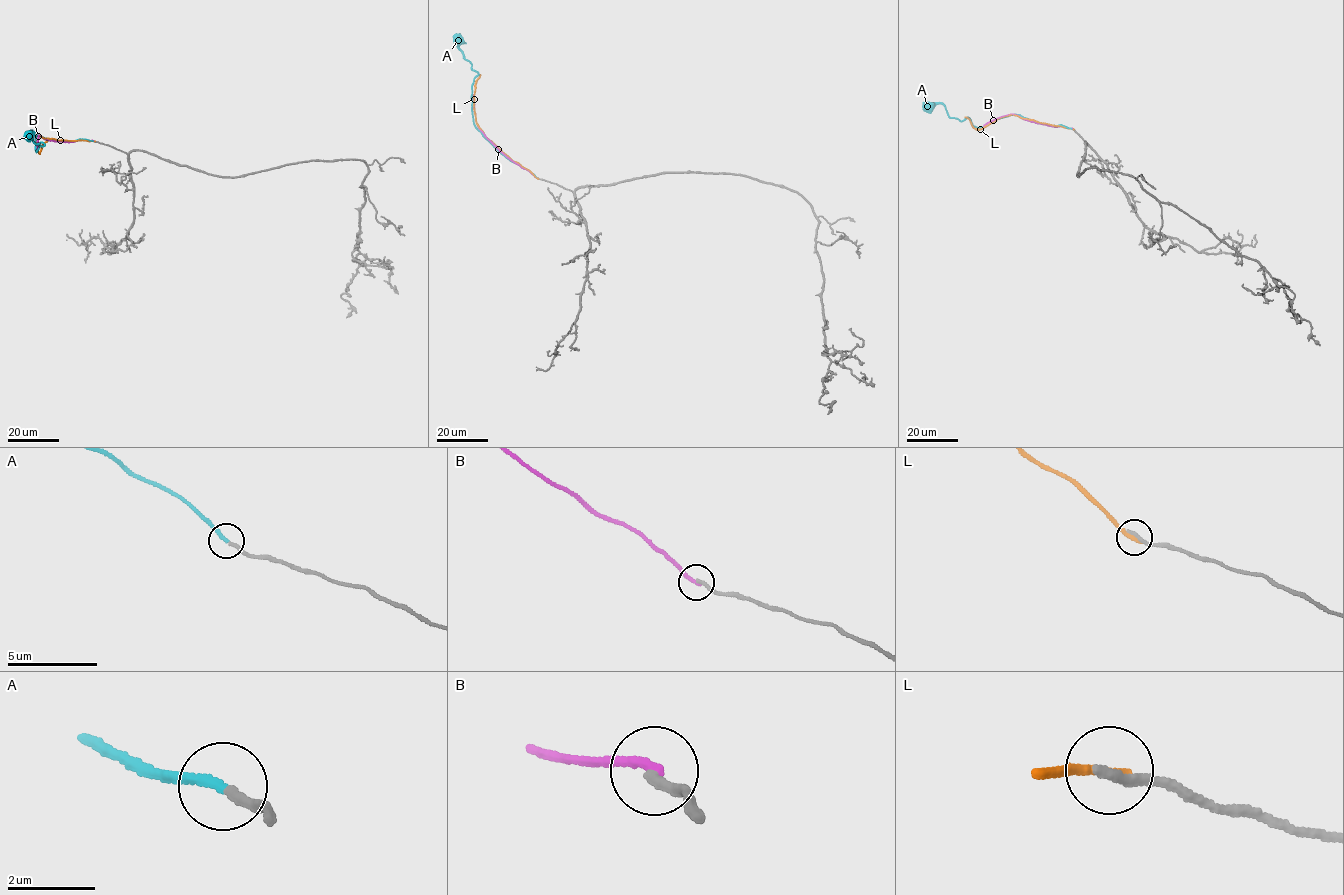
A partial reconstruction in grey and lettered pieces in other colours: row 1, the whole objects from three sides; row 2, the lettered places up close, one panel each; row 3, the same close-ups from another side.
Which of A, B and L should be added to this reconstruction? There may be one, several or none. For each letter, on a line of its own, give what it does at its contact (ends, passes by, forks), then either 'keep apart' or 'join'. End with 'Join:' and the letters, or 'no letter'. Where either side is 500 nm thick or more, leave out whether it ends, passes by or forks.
A: it ends; join
B: it ends; keep apart
L: it ends; keep apart
Join: A

